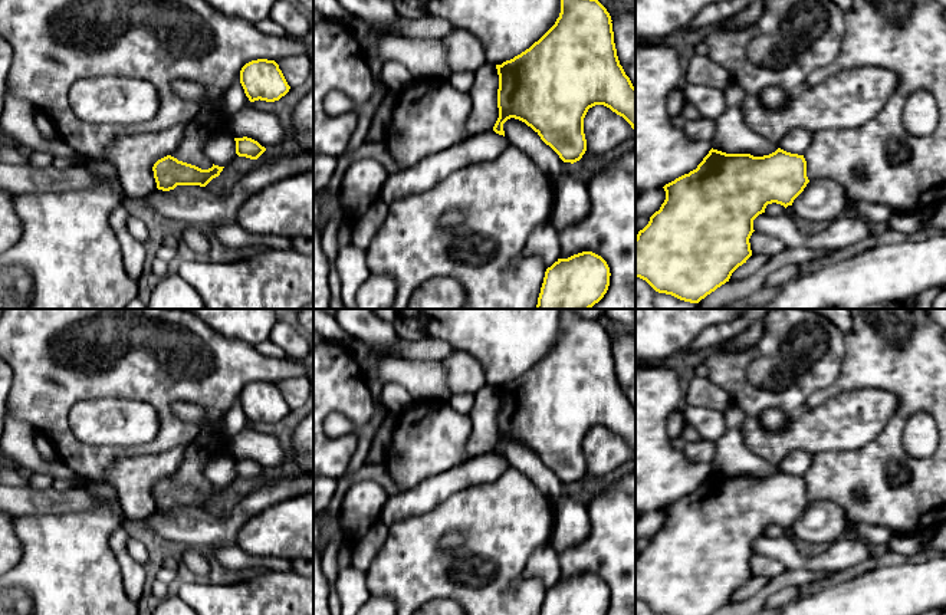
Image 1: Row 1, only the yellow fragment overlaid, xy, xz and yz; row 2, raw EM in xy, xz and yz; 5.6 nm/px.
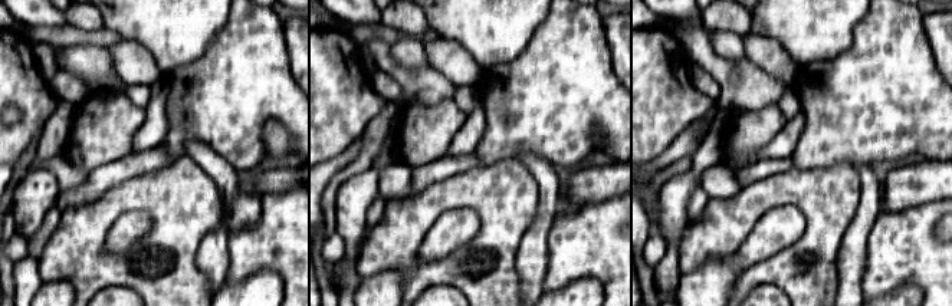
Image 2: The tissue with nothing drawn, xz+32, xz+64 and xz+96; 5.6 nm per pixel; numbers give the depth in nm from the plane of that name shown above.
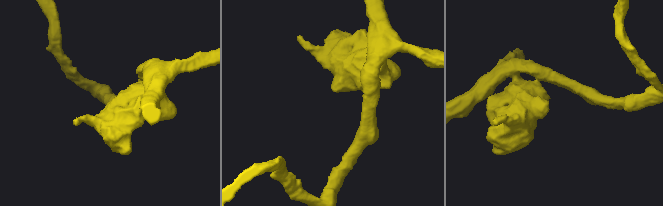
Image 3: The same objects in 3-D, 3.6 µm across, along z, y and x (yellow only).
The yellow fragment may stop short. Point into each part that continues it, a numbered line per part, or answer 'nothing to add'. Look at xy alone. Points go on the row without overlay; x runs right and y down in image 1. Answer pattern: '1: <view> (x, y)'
nothing to add

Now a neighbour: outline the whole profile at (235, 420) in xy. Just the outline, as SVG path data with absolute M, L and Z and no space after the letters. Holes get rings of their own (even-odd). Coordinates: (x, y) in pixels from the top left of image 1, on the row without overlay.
M237 398L227 414L223 418L224 422L224 440L231 444L234 437L246 428L249 420L244 415L244 411L240 405L240 398Z

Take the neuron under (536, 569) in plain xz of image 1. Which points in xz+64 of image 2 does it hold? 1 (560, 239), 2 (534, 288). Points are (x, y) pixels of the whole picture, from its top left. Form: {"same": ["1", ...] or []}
{"same": ["2"]}

